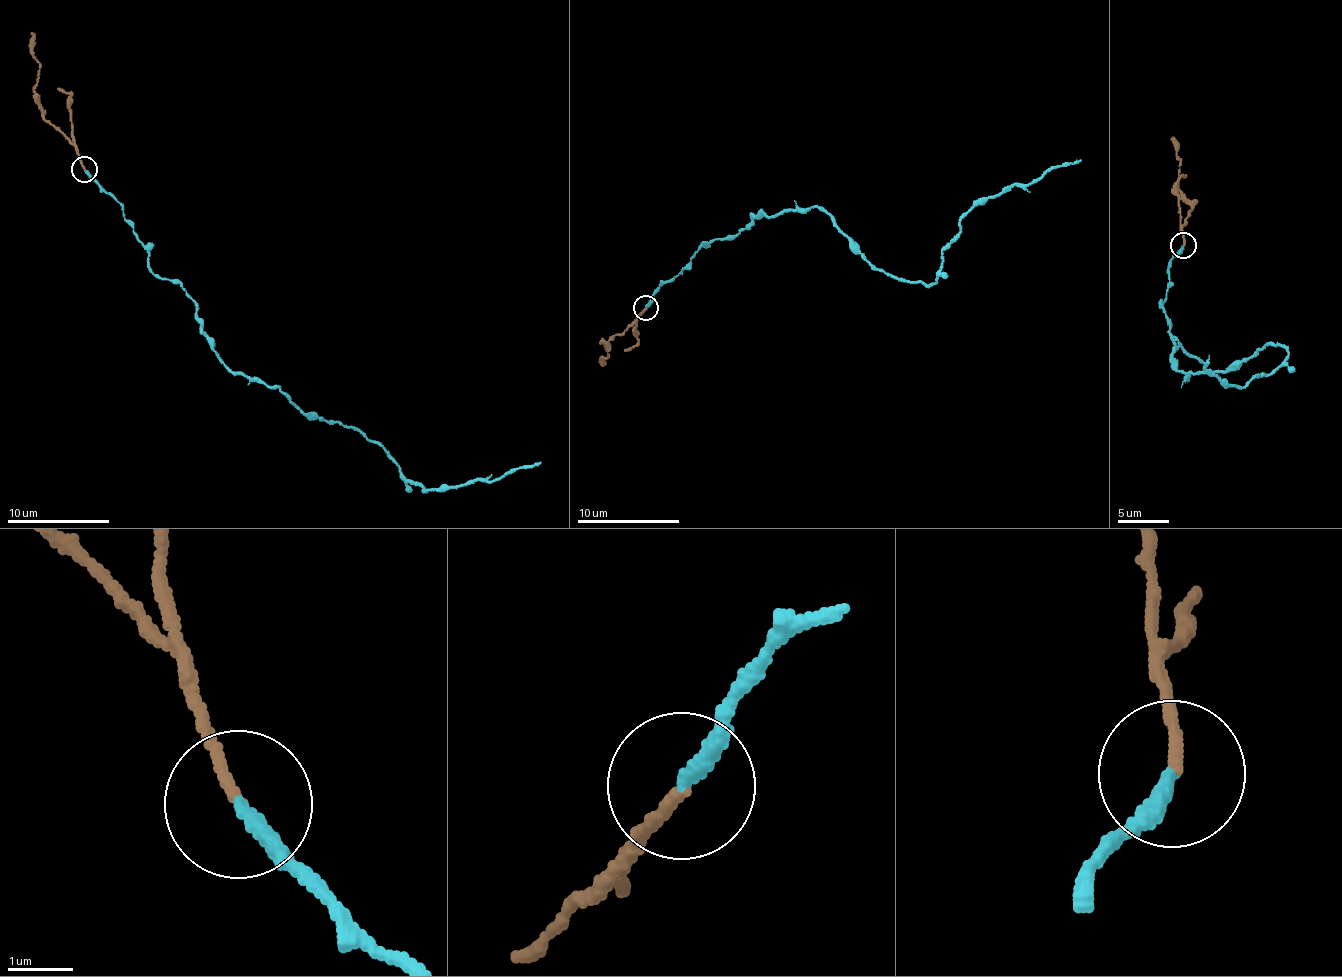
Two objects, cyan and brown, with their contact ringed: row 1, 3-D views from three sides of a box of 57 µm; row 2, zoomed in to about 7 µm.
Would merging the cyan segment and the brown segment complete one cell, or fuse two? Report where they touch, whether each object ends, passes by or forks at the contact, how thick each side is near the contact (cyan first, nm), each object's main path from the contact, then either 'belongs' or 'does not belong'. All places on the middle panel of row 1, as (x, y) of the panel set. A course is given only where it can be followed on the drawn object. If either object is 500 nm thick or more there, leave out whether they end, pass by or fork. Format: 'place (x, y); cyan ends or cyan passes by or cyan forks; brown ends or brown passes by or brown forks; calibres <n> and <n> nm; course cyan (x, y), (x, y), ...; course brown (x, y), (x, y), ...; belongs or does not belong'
place (645, 308); cyan ends; brown ends; calibres 240 and 160 nm; course cyan (646, 307), (703, 242), (749, 229), (759, 213), (818, 206), (873, 266), (928, 285), (975, 205), (1080, 160); course brown (646, 307), (640, 317), (609, 341), (603, 341), (607, 358), (603, 356), (604, 364); does not belong

